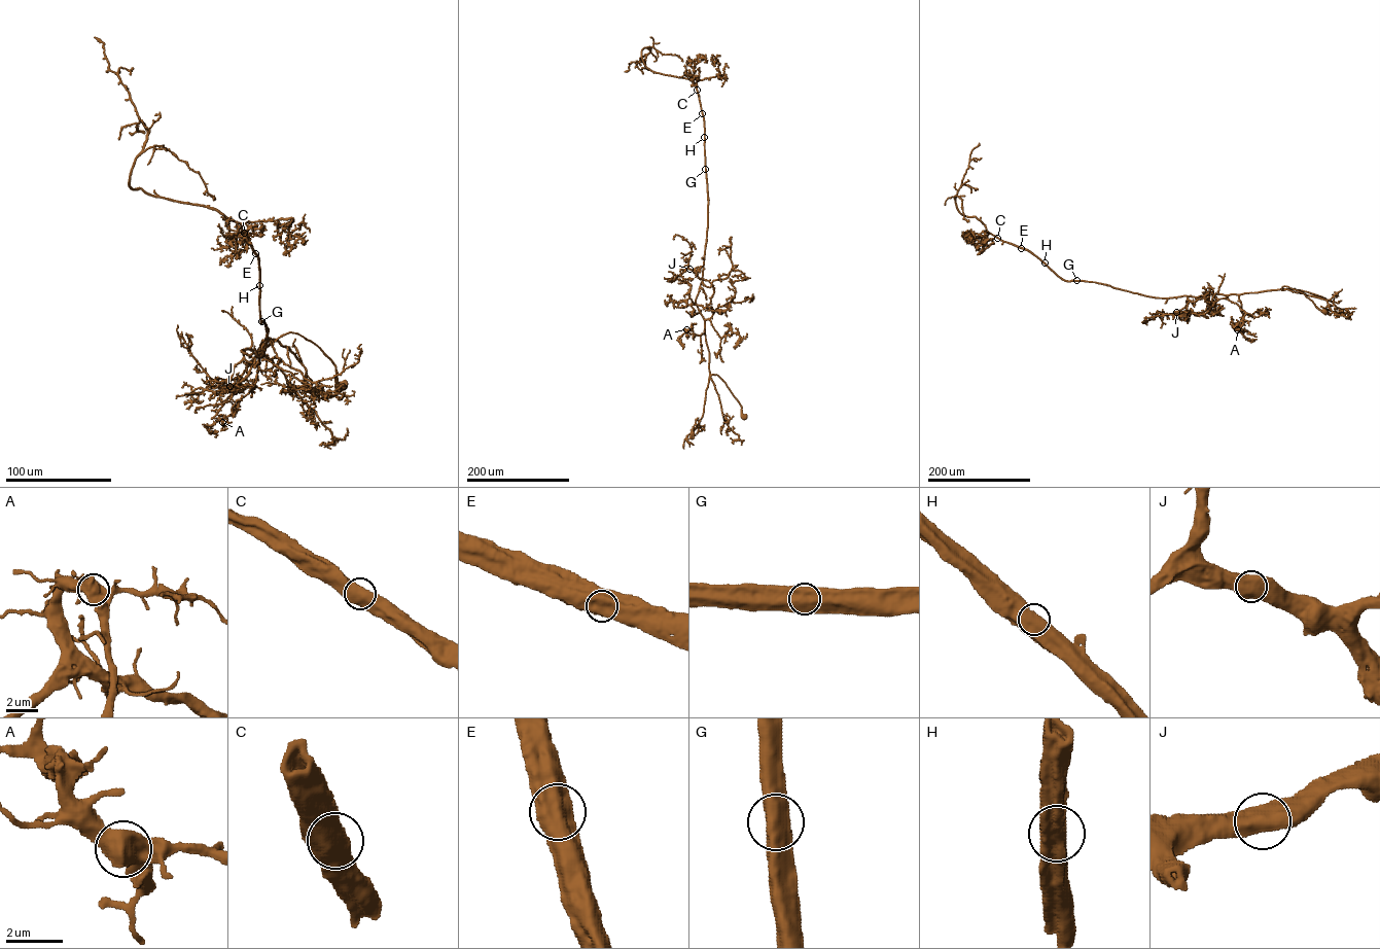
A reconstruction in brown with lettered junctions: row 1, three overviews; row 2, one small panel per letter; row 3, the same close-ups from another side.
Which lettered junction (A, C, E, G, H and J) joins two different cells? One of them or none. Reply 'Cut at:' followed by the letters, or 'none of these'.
Cut at: none of these

